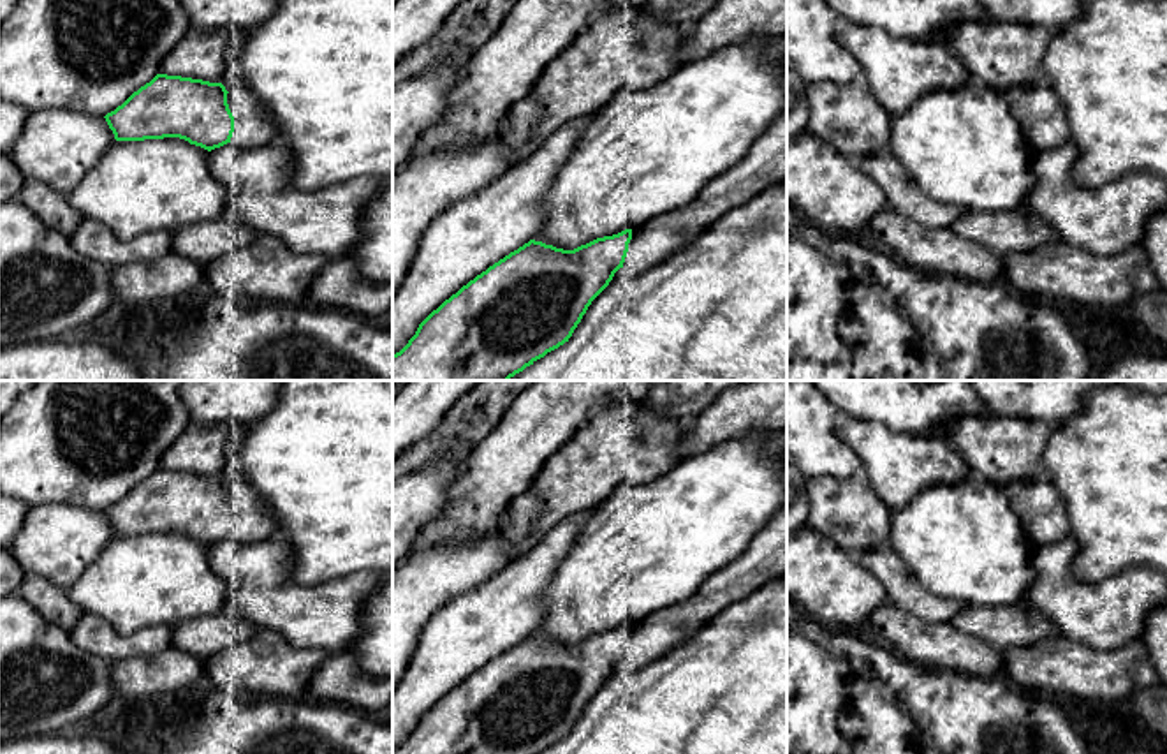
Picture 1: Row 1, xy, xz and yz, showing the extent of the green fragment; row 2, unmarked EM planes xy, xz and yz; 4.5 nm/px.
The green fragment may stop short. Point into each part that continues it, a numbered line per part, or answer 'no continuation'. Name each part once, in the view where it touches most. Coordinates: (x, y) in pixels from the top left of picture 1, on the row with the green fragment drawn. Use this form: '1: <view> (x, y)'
1: xy (254, 125)

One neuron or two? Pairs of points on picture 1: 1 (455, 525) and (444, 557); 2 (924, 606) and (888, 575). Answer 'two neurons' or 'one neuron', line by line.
1: two neurons
2: one neuron

